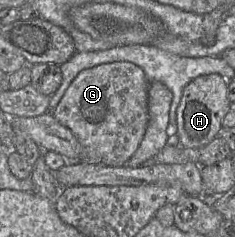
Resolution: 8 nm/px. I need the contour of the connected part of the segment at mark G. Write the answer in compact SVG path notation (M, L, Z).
M113 62L80 71L54 110L55 119L72 131L82 147L80 162L121 167L138 149L147 129L150 81L137 65Z

